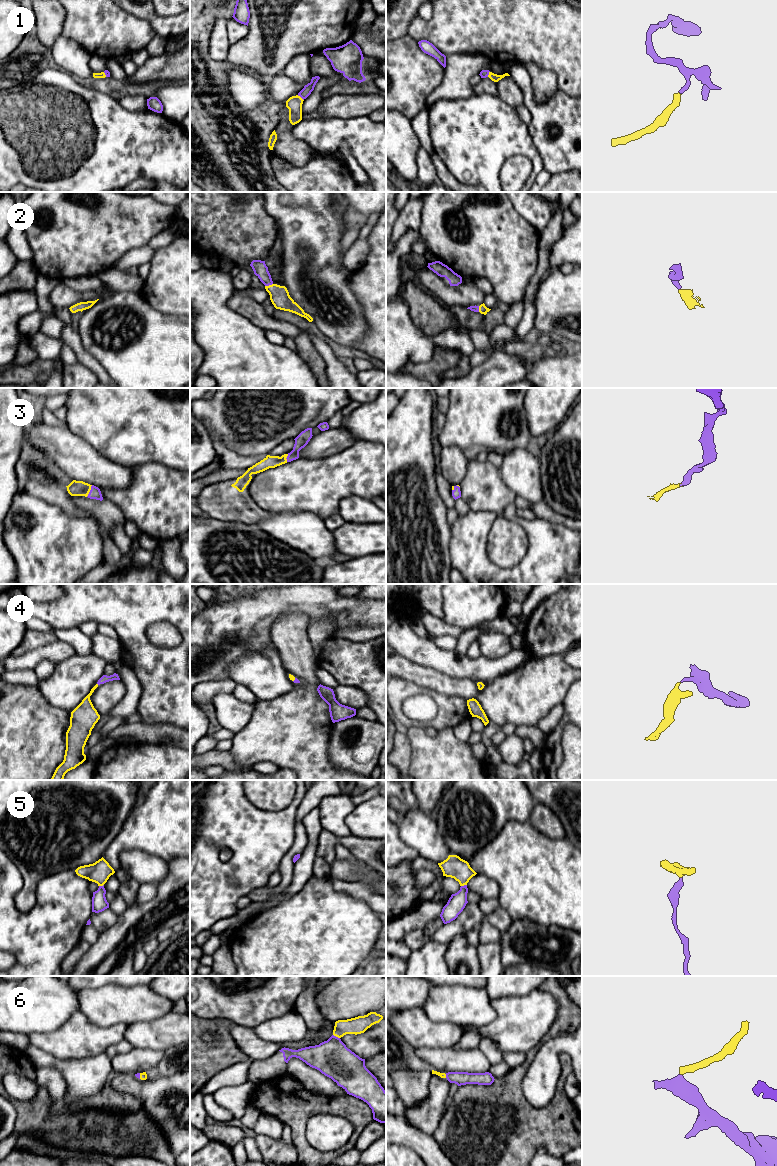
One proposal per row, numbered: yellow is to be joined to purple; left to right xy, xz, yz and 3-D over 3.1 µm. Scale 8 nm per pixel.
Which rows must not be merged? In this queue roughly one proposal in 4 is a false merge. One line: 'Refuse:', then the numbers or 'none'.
Refuse: none

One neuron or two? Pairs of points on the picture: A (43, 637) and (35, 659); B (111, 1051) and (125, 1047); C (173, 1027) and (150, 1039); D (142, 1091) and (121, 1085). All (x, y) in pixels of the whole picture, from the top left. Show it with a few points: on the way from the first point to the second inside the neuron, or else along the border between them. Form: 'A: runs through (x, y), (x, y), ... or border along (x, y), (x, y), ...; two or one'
A: border along (56, 639), (33, 648), (19, 657); two
B: runs through (114, 1050), (122, 1047); one
C: runs through (167, 1031), (156, 1034); one
D: runs through (137, 1088), (134, 1085), (126, 1085); one

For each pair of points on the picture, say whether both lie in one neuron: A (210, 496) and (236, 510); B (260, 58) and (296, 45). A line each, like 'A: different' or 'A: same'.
A: same
B: same

